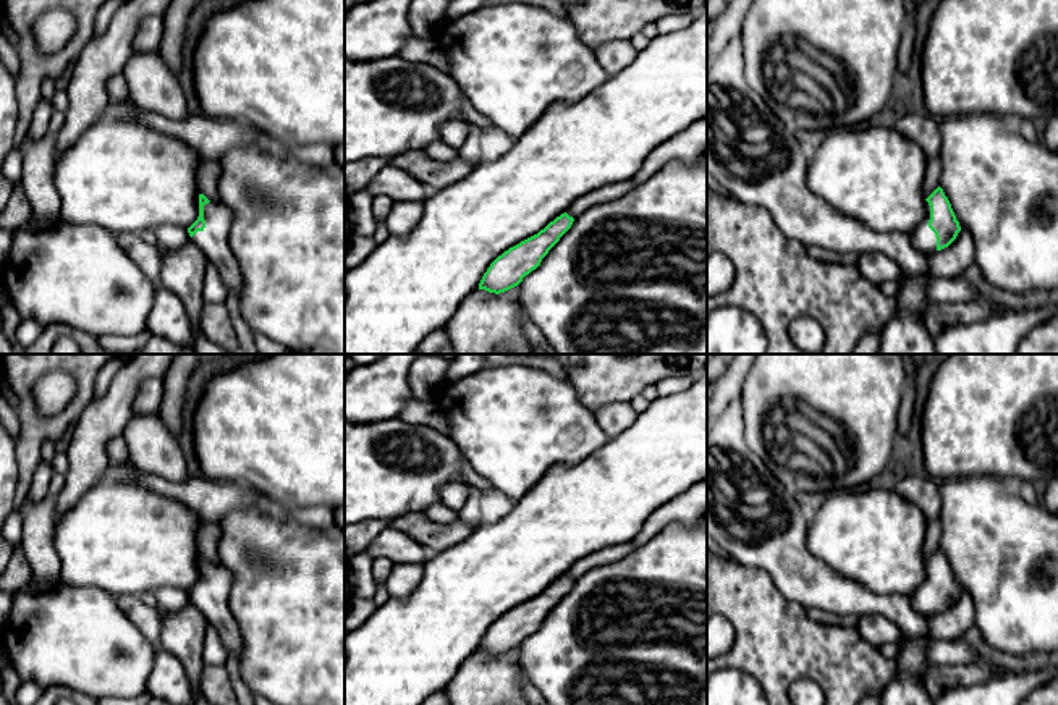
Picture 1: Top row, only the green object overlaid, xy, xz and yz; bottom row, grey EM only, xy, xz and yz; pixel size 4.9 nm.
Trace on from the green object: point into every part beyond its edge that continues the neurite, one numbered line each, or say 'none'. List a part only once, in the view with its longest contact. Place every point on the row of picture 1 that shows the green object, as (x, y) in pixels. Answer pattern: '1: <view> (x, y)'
1: yz (924, 240)

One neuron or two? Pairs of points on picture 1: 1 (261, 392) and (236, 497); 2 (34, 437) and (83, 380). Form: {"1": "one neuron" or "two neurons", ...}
{"1": "two neurons", "2": "one neuron"}

